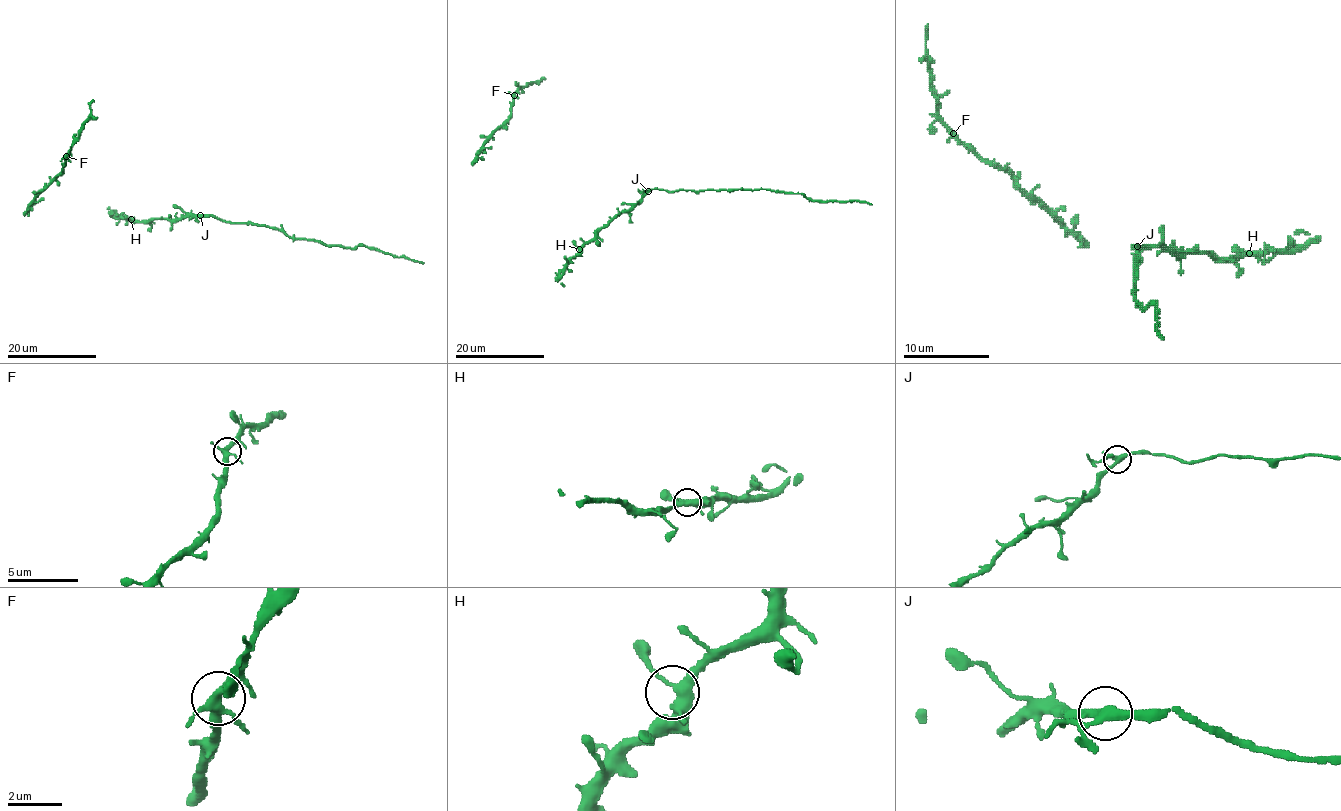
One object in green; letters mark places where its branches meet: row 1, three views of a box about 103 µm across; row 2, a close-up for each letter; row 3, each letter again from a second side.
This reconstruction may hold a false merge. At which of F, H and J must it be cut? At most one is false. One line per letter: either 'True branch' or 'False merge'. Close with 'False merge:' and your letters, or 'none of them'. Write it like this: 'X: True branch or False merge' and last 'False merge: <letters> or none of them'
F: True branch
H: True branch
J: False merge
False merge: J

